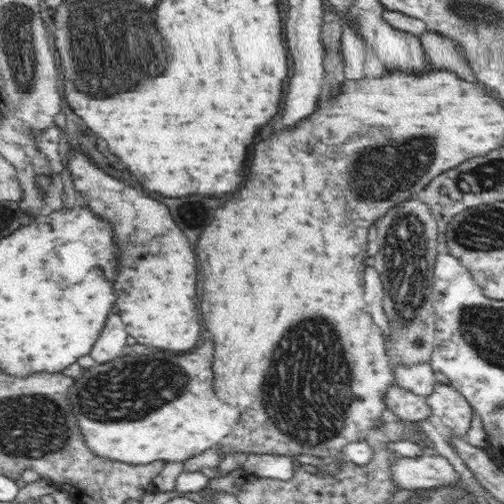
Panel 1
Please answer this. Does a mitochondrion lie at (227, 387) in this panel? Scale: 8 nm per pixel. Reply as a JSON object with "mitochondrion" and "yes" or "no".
{"mitochondrion":"no"}

